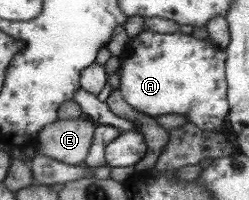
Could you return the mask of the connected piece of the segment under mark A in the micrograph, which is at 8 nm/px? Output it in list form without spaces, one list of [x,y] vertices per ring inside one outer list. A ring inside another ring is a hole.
[[[143,30],[128,42],[125,51],[119,56],[120,89],[123,99],[133,109],[156,118],[160,115],[177,113],[187,117],[189,123],[203,131],[219,131],[225,123],[227,113],[231,113],[228,103],[228,81],[225,81],[226,50],[221,50],[208,39],[197,39],[191,34],[179,31],[172,34],[160,34]]]

